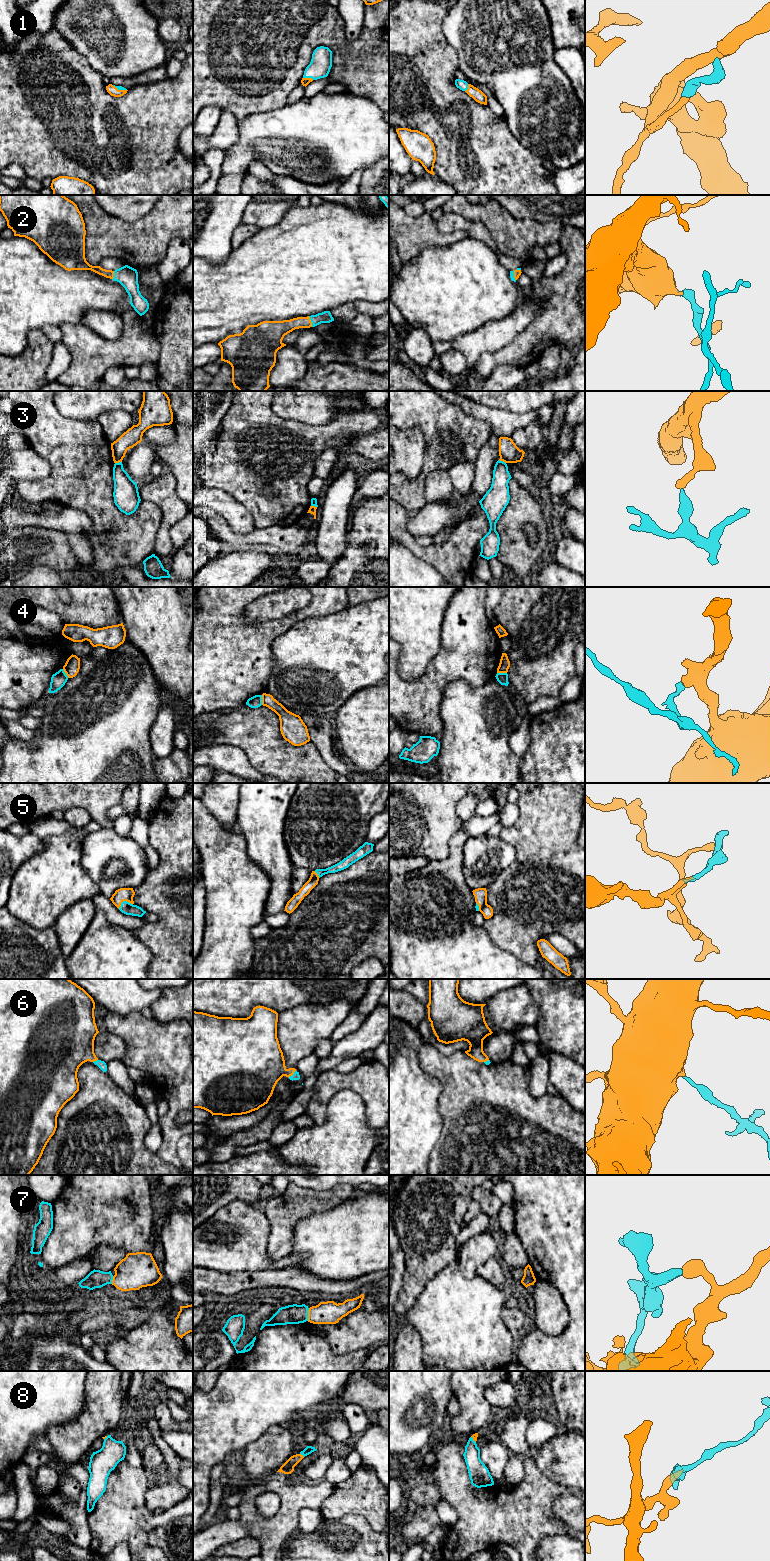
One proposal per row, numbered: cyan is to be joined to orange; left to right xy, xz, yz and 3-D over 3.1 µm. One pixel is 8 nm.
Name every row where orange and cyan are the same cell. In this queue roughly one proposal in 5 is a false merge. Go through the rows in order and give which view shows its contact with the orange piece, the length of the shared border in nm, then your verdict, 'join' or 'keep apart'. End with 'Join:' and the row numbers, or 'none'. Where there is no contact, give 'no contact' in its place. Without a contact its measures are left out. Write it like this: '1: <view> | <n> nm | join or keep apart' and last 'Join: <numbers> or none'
1: xz | 90 nm | join
2: xz | 90 nm | join
3: xy | 60 nm | keep apart
4: xz | 80 nm | keep apart
5: xy | 130 nm | join
6: xz | 90 nm | join
7: xz | 110 nm | keep apart
8: xz | 50 nm | join
Join: 1, 2, 5, 6, 8

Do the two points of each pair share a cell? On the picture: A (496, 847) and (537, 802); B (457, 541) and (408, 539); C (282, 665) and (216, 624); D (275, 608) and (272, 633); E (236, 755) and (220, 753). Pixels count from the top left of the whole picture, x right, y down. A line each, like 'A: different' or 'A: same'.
A: different
B: same
C: different
D: different
E: same

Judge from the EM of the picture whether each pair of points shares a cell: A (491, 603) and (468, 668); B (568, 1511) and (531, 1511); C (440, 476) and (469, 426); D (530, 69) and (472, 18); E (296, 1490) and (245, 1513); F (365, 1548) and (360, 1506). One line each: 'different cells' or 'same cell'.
A: different cells
B: different cells
C: different cells
D: same cell
E: same cell
F: different cells

